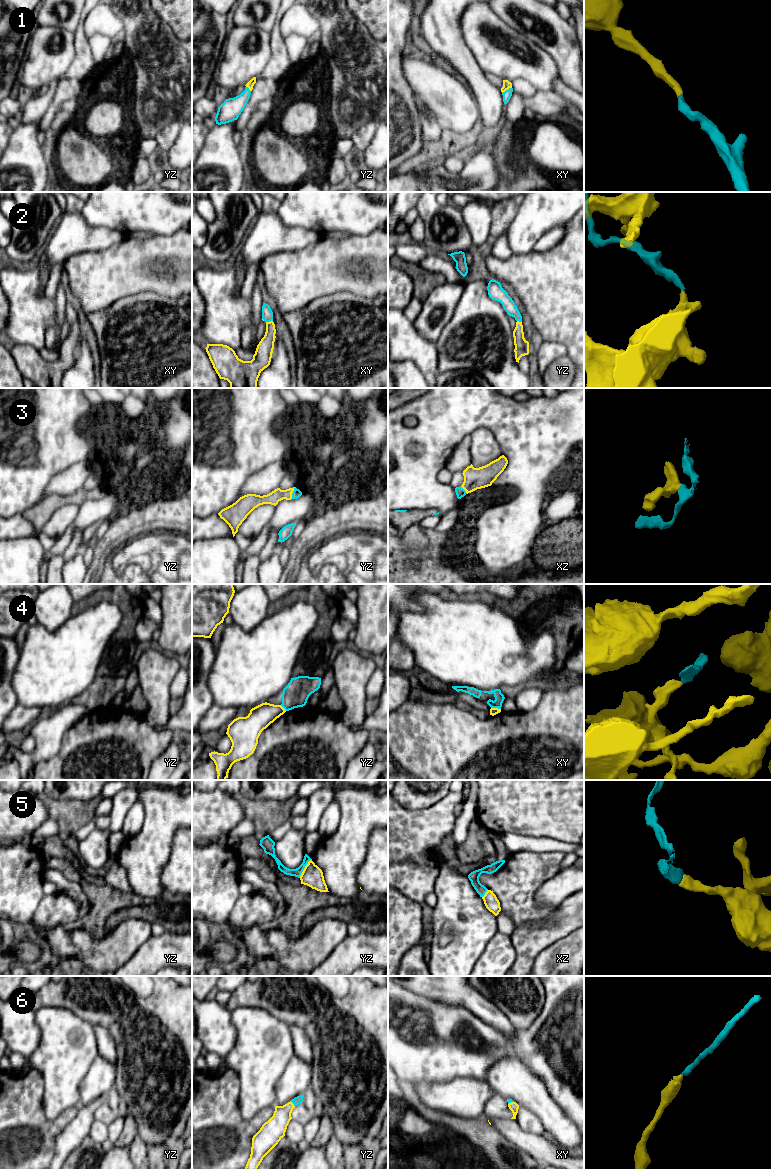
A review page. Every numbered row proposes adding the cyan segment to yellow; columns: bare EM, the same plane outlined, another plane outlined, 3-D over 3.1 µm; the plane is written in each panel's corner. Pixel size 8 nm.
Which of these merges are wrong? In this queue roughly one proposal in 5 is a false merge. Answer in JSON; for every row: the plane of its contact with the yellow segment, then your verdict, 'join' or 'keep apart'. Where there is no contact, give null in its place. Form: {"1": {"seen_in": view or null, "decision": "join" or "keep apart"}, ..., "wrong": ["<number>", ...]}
{"1": {"seen_in": "xy", "decision": "join"}, "2": {"seen_in": "xy", "decision": "join"}, "3": {"seen_in": "yz", "decision": "join"}, "4": {"seen_in": "xy", "decision": "keep apart"}, "5": {"seen_in": "yz", "decision": "keep apart"}, "6": {"seen_in": "yz", "decision": "join"}, "wrong": ["4", "5"]}

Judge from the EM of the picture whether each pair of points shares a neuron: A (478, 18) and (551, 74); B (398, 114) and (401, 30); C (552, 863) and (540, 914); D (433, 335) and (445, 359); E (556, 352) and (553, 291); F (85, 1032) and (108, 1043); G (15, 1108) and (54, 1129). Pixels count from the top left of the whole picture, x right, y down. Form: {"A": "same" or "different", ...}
{"A": "same", "B": "same", "C": "same", "D": "different", "E": "different", "F": "different", "G": "same"}

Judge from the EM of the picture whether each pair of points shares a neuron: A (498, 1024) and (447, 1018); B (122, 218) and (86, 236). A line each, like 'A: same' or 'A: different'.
A: different
B: different

